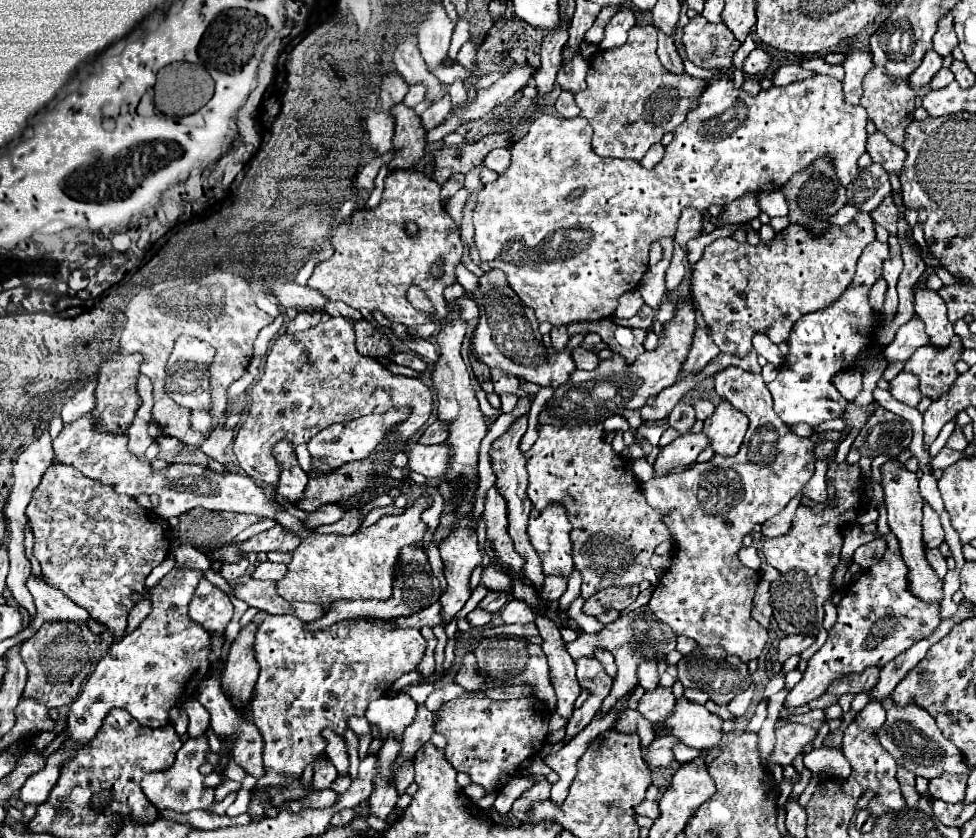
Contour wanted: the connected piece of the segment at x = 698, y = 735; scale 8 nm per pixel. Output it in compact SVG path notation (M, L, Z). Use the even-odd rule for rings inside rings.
M686 697L678 699L674 713L662 723L652 723L654 735L672 735L680 743L694 749L710 749L722 741L722 717L712 715L704 705L690 703Z

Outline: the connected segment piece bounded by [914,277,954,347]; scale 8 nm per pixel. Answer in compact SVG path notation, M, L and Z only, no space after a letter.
M922 277L914 289L914 313L924 321L926 333L934 347L946 347L954 337L952 323L946 317L944 299L926 287L926 279Z

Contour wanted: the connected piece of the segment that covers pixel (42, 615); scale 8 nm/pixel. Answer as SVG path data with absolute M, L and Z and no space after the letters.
M30 575L30 579L26 581L26 587L34 597L38 613L36 613L36 619L26 629L22 629L18 635L14 635L16 643L32 637L38 631L38 627L46 621L76 621L76 623L88 621L90 615L86 613L86 609L82 609L74 601L70 601L60 589L50 587L44 581L44 577Z

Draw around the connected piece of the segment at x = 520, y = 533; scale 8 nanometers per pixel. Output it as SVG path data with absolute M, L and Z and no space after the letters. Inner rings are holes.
M528 415L518 417L494 443L490 449L490 463L492 463L492 471L496 473L496 487L500 489L500 493L504 495L504 499L508 501L508 521L510 521L510 537L514 541L514 549L524 557L524 577L532 583L532 587L536 589L538 597L542 593L542 581L544 581L544 573L542 573L542 561L538 561L538 553L534 553L534 547L530 545L530 537L526 533L526 525L528 525L528 515L532 509L532 503L526 495L526 487L528 487L528 473L526 473L526 457L520 453L518 449L518 441L522 439L522 435L528 429Z

